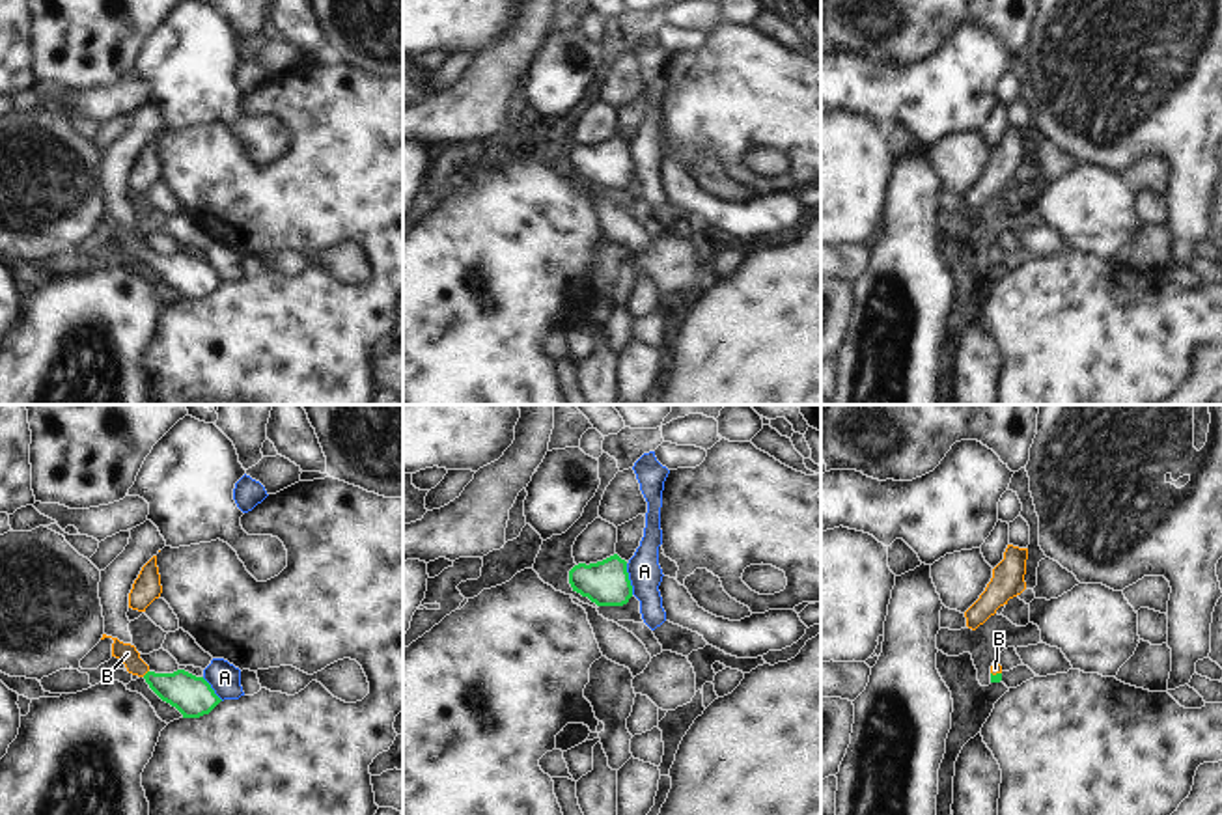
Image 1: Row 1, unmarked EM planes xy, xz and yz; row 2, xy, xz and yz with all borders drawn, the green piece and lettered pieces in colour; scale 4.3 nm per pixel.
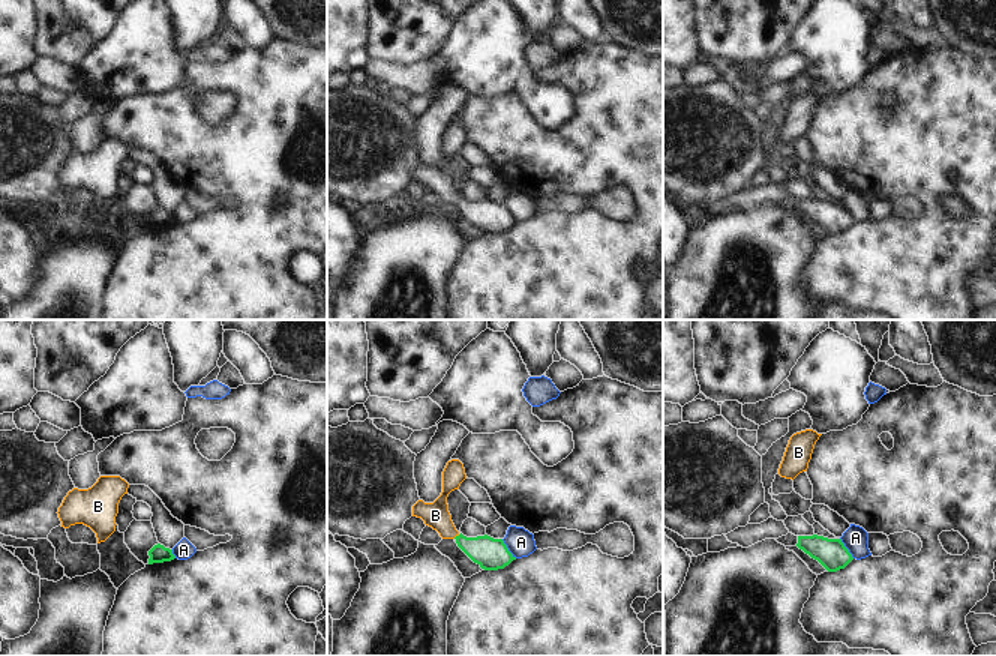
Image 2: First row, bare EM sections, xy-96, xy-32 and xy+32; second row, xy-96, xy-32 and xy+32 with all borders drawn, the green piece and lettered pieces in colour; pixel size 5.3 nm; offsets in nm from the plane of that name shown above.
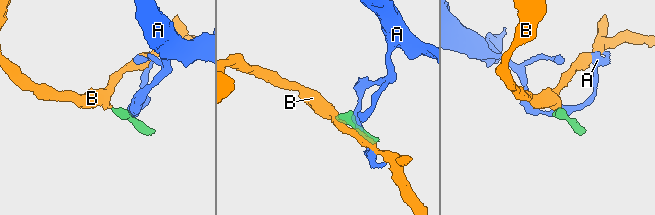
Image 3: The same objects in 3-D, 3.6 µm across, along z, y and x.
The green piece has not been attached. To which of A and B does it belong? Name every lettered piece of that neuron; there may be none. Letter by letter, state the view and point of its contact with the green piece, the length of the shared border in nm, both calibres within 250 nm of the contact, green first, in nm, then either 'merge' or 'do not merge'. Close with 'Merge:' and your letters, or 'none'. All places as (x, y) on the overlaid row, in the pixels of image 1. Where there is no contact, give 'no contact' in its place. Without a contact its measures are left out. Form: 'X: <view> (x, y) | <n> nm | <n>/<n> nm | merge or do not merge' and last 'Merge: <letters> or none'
A: xz (627, 579) | 140 nm | 190/140 nm | do not merge
B: xy (146, 674) | 40 nm | 180/90 nm | merge
Merge: B

